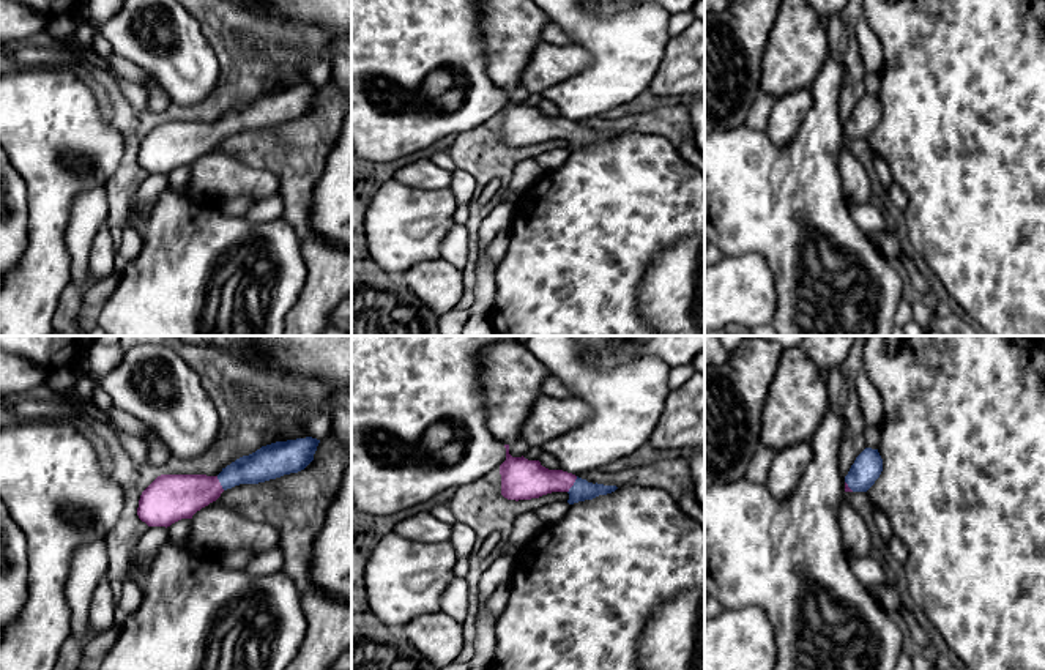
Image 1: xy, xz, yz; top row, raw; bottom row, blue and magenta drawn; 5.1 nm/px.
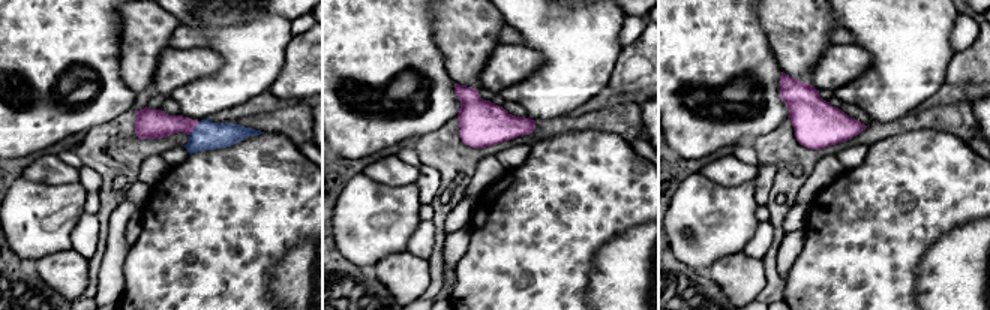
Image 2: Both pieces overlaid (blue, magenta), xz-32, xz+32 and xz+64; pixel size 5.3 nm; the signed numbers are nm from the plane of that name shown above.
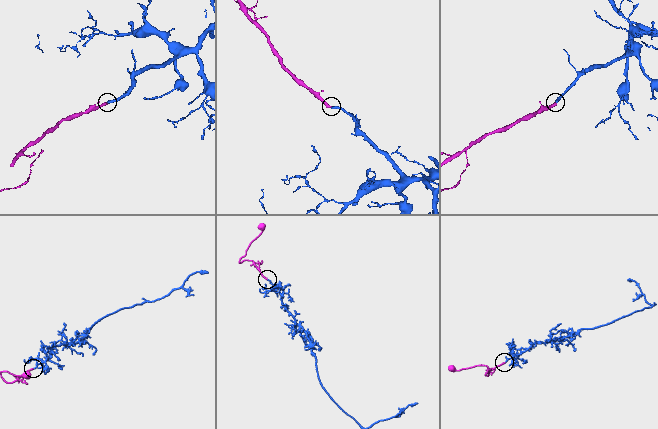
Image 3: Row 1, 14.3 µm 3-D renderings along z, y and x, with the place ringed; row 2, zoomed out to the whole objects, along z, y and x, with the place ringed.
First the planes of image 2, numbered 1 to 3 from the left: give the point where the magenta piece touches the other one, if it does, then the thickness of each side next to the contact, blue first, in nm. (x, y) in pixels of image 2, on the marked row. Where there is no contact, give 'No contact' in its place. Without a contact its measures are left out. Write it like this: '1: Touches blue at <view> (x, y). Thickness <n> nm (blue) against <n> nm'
1: Touches blue at xz-32 (194, 129). Thickness 160 nm (blue) against 160 nm
2: No contact
3: No contact

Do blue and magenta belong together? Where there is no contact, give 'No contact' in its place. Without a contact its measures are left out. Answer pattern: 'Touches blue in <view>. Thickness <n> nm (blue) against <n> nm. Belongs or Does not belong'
Touches blue in xz. Thickness 100 nm (blue) against 200 nm. Belongs

